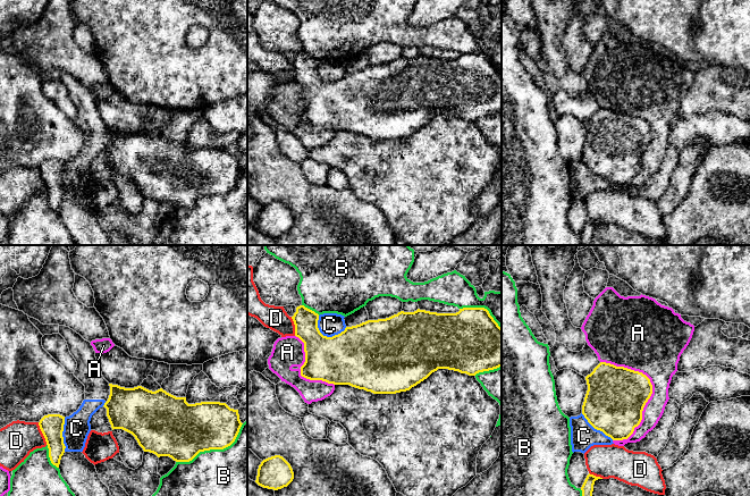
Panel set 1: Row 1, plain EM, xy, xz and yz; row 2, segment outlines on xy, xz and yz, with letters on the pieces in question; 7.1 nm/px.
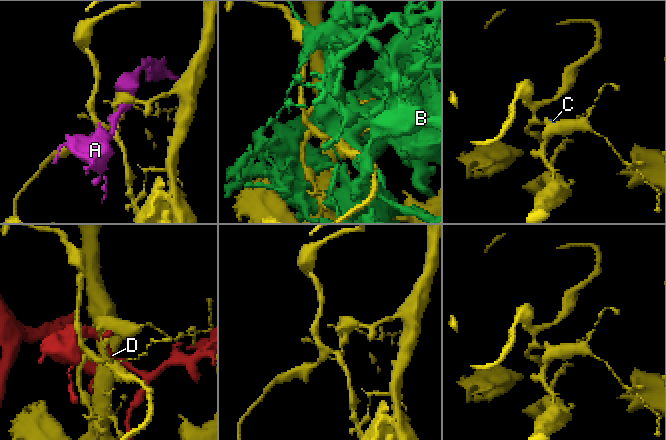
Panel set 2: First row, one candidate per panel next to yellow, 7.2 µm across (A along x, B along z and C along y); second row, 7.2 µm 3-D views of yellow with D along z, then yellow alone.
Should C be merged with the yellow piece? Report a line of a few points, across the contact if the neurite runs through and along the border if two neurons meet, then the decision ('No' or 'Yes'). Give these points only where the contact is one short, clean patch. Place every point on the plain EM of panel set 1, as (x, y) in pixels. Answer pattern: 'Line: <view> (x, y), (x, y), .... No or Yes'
No

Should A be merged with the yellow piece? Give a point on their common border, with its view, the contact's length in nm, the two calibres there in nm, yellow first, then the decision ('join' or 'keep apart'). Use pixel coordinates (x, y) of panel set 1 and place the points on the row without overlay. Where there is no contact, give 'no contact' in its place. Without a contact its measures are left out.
contact yz (651, 137); length 600 nm; calibres 420 and 300 nm; keep apart

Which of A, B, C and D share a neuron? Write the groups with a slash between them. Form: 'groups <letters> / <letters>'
groups A C / B / D

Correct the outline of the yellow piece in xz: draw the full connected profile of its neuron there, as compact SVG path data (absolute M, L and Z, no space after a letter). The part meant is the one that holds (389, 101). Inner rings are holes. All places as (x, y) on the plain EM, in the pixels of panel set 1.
M300 51L296 53L296 58L292 62L295 70L295 82L304 89L305 108L301 112L301 121L310 126L322 126L334 131L349 131L352 133L364 135L373 140L396 140L401 137L410 136L424 125L427 125L432 118L438 115L448 115L466 119L469 121L475 121L479 118L489 117L502 112L502 74L490 61L489 57L484 53L463 53L456 59L437 59L418 54L414 58L401 57L386 65L368 66L356 72L346 73L344 77L332 83L323 82L318 74L319 60L314 57Z

